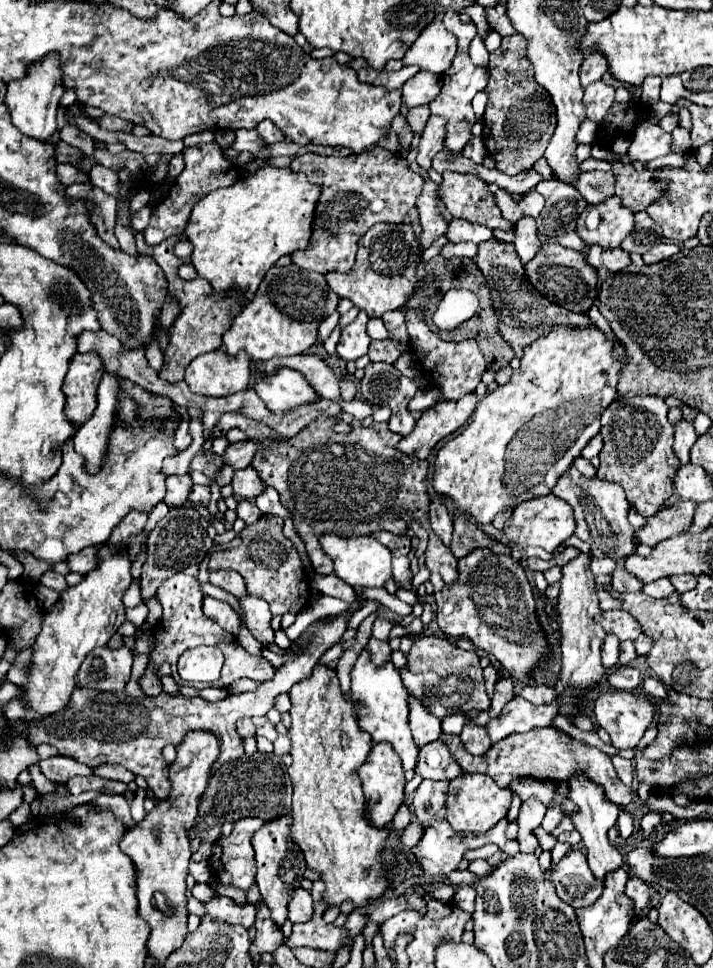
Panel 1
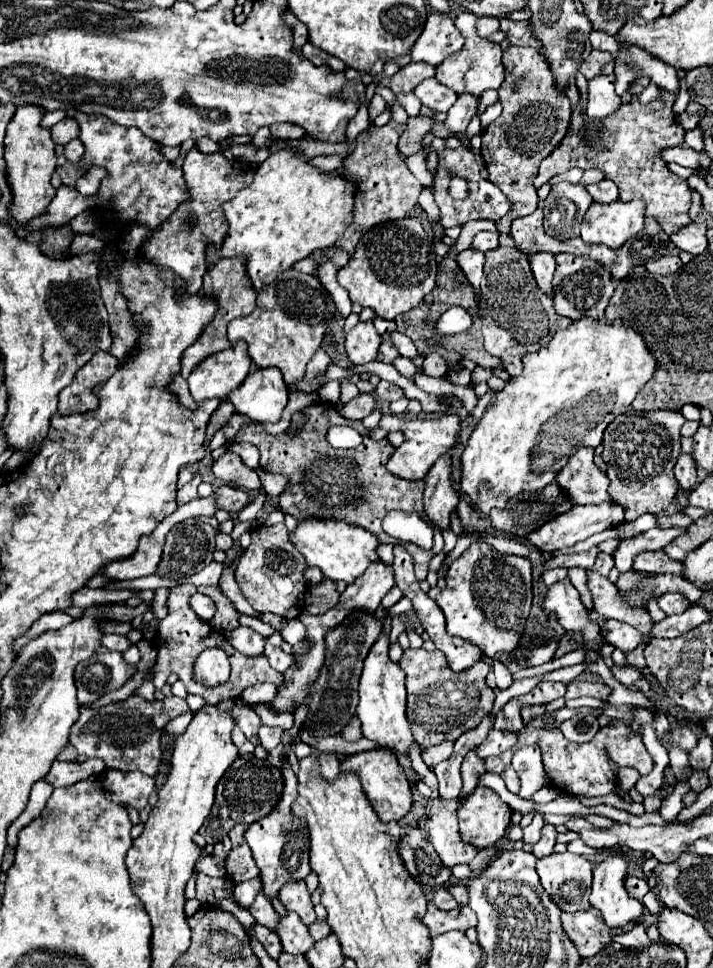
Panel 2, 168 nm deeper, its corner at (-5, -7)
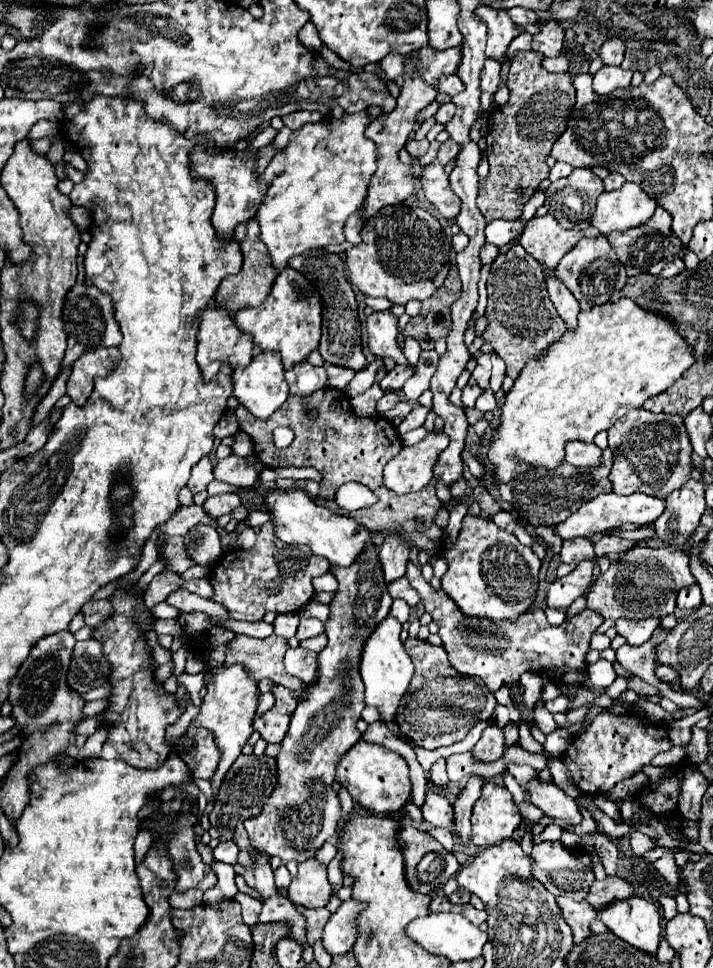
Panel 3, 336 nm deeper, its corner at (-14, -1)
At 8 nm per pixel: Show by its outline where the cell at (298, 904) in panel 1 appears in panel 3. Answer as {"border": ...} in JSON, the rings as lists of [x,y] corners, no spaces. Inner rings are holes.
{"border":[[[318,859],[298,863],[298,873],[288,887],[288,899],[304,907],[324,907],[330,899],[332,887],[326,879],[326,865]]]}

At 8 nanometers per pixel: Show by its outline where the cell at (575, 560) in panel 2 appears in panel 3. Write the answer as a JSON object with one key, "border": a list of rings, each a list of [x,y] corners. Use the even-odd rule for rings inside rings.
{"border":[[[602,537],[598,543],[594,543],[594,551],[598,557],[606,553],[626,553],[634,549],[640,541],[630,541],[630,539],[620,539],[620,537]]]}

